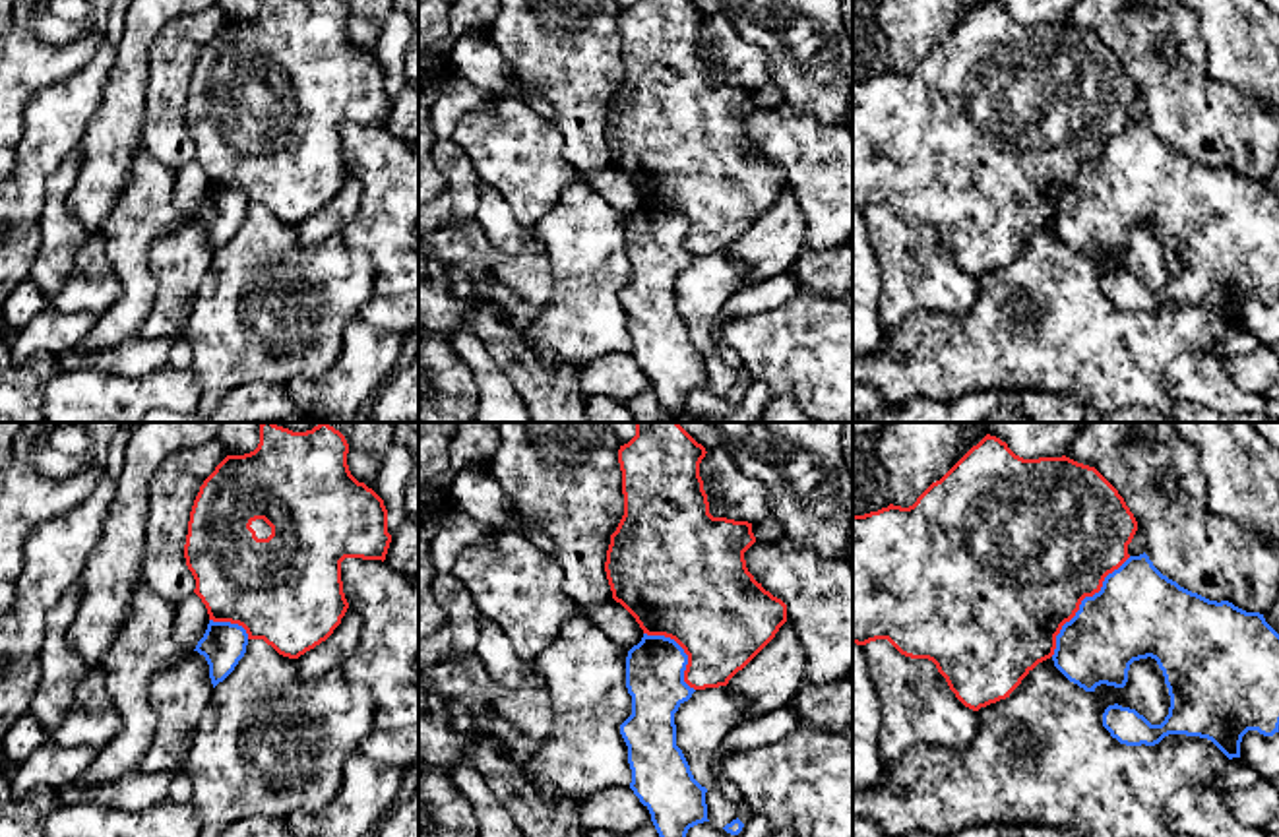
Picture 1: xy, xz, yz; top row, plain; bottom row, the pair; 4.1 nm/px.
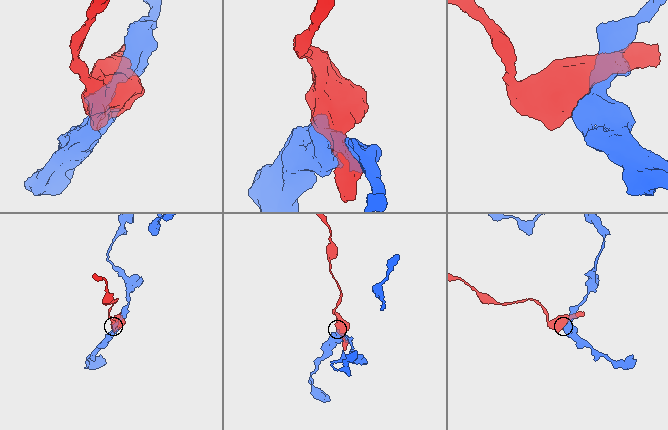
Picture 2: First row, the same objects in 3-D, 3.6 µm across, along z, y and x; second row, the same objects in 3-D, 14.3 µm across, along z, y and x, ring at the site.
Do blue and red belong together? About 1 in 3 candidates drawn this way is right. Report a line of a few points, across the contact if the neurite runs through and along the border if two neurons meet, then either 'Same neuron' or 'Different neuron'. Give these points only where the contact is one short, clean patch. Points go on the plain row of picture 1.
Different neuron

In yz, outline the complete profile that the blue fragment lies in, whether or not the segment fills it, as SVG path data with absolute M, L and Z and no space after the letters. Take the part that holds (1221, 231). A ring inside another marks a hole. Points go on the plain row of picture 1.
M1130 122L1118 136L1108 140L1093 163L1085 163L1076 182L1056 202L1054 232L1085 258L1107 250L1124 254L1134 227L1155 225L1163 236L1170 262L1169 281L1161 291L1151 291L1136 275L1118 269L1103 279L1103 293L1126 312L1155 312L1169 300L1186 300L1211 306L1229 326L1240 324L1240 308L1248 296L1263 302L1279 298L1279 200L1260 178L1246 178L1229 167L1209 167L1180 153L1163 141L1149 122Z

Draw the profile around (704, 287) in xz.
M727 252L696 256L674 279L676 312L702 353L715 351L717 320L729 298L744 287L742 279L744 265Z

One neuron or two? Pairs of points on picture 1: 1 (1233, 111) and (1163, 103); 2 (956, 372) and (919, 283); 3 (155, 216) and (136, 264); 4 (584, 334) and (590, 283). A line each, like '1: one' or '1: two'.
1: one
2: two
3: one
4: one

